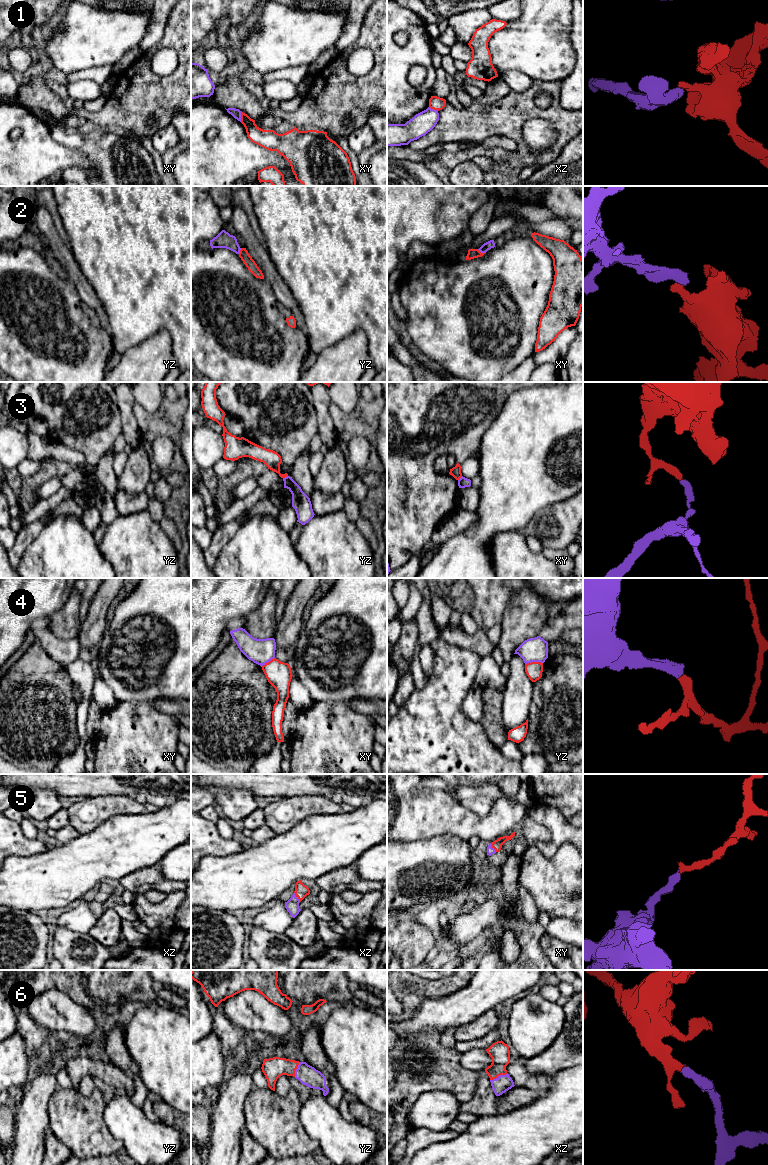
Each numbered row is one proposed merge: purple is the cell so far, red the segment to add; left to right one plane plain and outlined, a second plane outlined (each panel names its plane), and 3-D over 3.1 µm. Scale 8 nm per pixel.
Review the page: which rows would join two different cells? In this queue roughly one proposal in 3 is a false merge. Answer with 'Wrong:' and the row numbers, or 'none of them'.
Wrong: 1, 3, 4

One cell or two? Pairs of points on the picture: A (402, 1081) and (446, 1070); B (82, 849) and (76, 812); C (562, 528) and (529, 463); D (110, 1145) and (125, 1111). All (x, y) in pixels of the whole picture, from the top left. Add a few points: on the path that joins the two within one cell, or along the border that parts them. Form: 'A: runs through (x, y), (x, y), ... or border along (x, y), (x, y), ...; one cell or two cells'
A: runs through (413, 1081), (425, 1081), (435, 1071); one cell
B: border along (102, 823), (92, 830), (81, 834); two cells
C: border along (572, 496), (539, 509), (530, 518); two cells
D: border along (102, 1117), (107, 1130), (123, 1146); two cells

